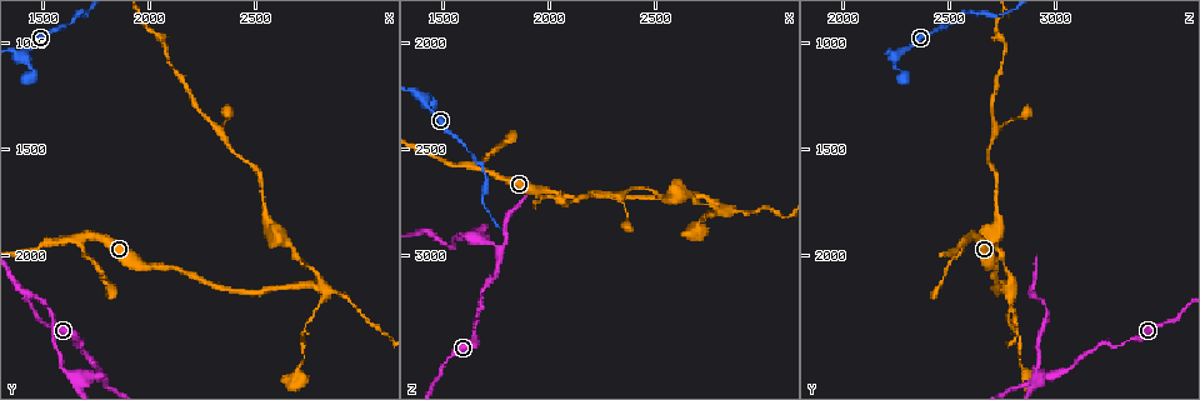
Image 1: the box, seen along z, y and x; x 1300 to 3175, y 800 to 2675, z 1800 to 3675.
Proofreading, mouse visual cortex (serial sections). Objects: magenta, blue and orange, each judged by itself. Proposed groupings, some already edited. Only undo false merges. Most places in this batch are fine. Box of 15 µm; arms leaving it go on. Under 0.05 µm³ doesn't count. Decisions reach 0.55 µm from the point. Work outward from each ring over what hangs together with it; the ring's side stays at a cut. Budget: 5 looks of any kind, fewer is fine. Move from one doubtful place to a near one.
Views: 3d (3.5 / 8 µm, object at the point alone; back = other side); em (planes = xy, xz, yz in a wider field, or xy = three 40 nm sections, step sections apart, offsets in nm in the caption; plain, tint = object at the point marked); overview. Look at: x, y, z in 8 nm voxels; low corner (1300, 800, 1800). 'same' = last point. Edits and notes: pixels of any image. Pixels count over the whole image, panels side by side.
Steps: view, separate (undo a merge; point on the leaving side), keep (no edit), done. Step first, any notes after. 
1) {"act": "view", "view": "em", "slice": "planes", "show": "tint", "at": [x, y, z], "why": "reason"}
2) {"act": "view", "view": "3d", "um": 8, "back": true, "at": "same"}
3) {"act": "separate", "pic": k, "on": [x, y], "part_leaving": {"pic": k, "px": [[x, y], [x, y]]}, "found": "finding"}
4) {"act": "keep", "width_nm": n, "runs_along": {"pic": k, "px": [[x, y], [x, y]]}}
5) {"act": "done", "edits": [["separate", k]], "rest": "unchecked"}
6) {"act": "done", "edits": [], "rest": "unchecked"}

{"act": "view", "view": "3d", "um": 8, "at": [2800, 2130, 2790], "why": "calibre changes"}

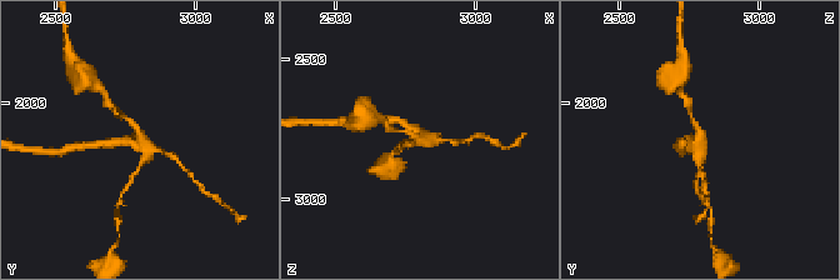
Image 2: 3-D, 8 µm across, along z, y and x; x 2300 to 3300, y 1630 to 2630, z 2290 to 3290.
{"act": "view", "view": "3d", "um": 3.5, "at": [2800, 2130, 2780], "why": "closer look"}

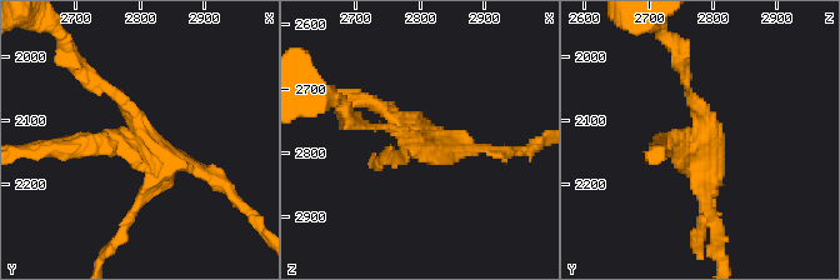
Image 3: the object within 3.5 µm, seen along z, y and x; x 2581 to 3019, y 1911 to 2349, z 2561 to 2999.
{"act": "view", "view": "em", "slice": "xy", "step": 5, "show": "tint", "at": [2800, 2130, 2780], "why": "now the EM"}

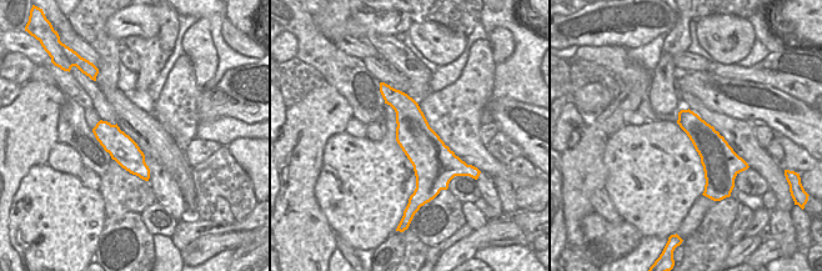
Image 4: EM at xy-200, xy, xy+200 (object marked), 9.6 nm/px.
{"act": "separate", "pic": 3, "on": [419, 144], "width_nm": 380, "part_leaving": {"pic": 3, "px": [[681, 146], [704, 135], [689, 78]]}, "found": "a second cell is stuck on"}

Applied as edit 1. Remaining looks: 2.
{"act": "view", "view": "3d", "um": 3.5, "at": [1660, 1920, 2580], "why": "three arms meet"}

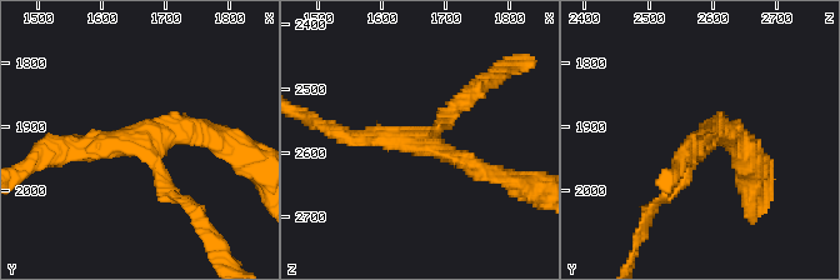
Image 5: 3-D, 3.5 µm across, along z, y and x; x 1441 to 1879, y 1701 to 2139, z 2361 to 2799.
{"act": "view", "view": "em", "slice": "planes", "show": "tint", "at": [1660, 1925, 2585], "arms": 3, "arm_widths_nm": [150, 200, 250], "why": "need the tissue"}

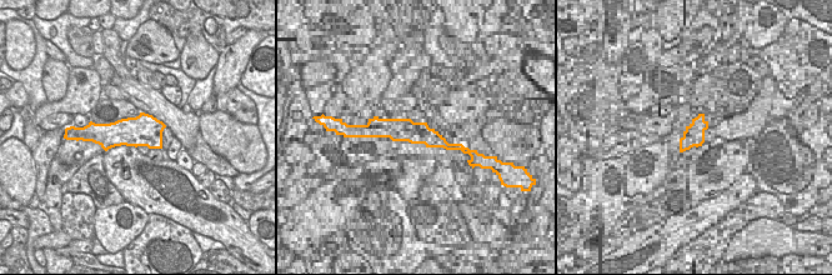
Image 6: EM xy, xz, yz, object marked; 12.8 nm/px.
{"act": "keep", "runs_along": {"pic": 5, "px": [[494, 173], [421, 141], [336, 131]]}, "found": "continuous, no second cell"}

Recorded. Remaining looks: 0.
{"act": "done", "edits": [["separate", 3]], "rest": "unchecked"}

